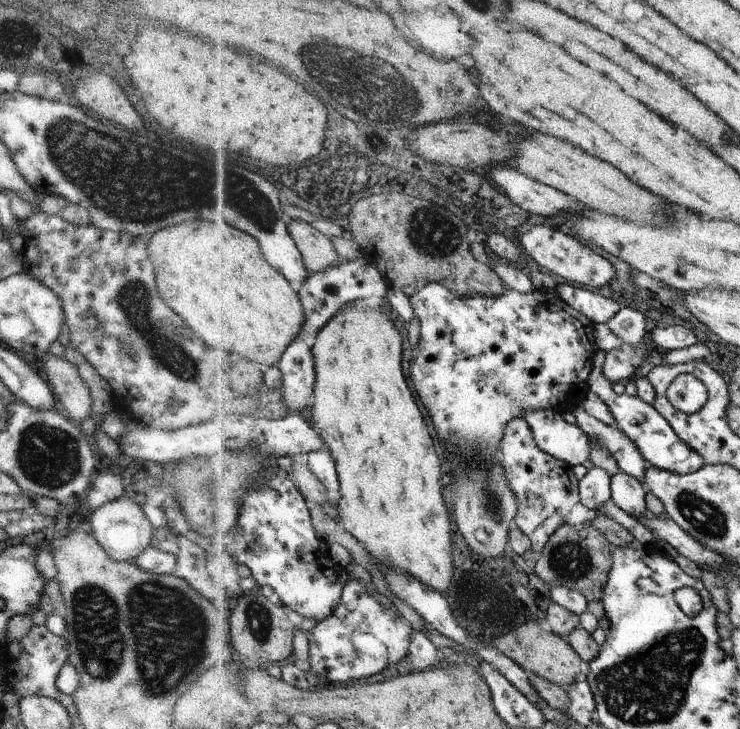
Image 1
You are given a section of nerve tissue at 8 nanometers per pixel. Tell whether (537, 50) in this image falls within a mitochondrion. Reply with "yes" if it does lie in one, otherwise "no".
no

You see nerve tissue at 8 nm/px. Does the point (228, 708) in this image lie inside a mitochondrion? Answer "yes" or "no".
no

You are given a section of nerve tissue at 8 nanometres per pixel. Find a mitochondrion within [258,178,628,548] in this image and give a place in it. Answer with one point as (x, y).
(436, 243)

